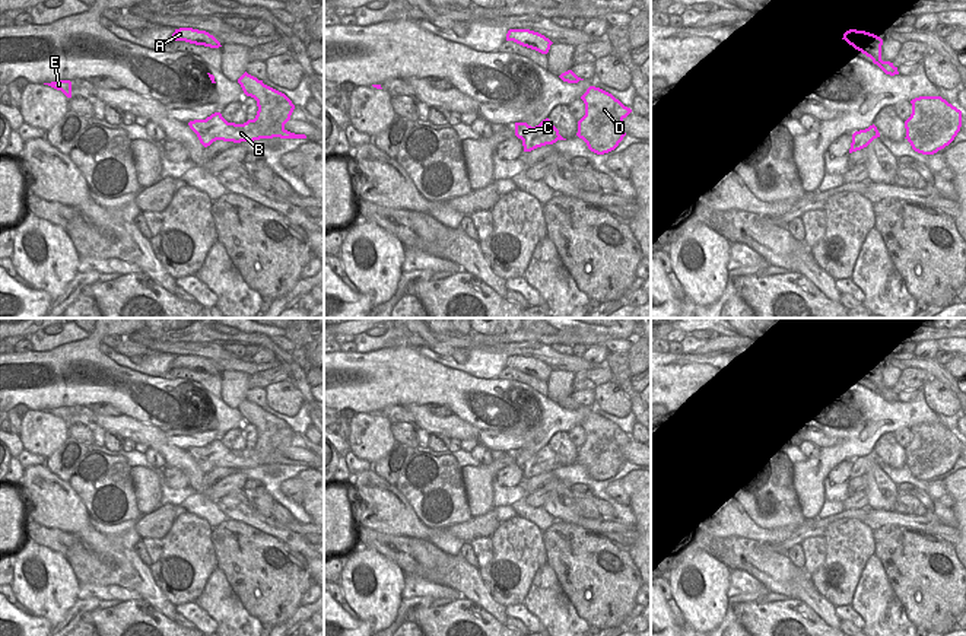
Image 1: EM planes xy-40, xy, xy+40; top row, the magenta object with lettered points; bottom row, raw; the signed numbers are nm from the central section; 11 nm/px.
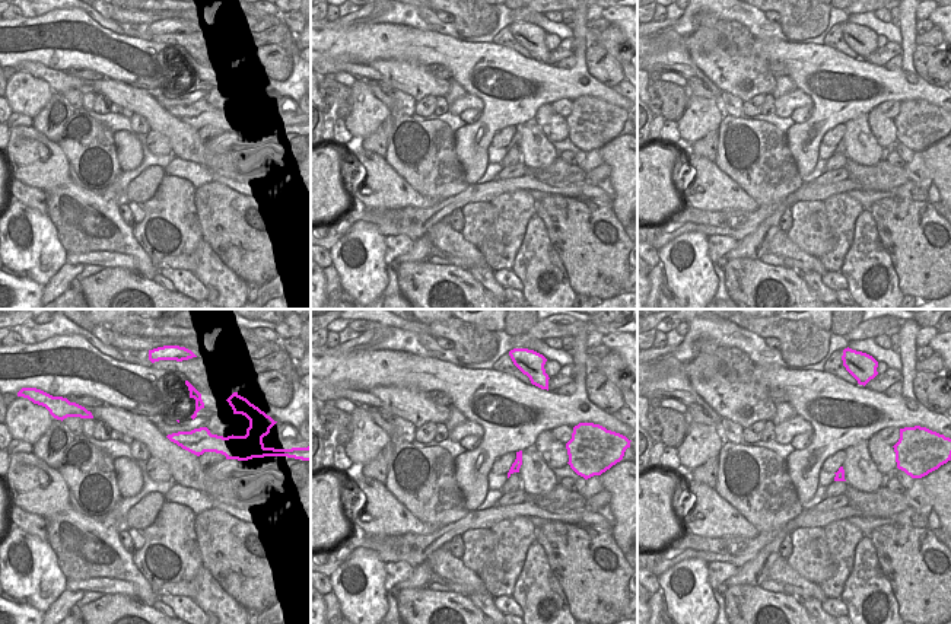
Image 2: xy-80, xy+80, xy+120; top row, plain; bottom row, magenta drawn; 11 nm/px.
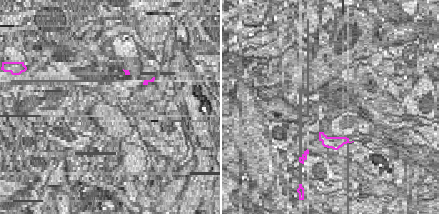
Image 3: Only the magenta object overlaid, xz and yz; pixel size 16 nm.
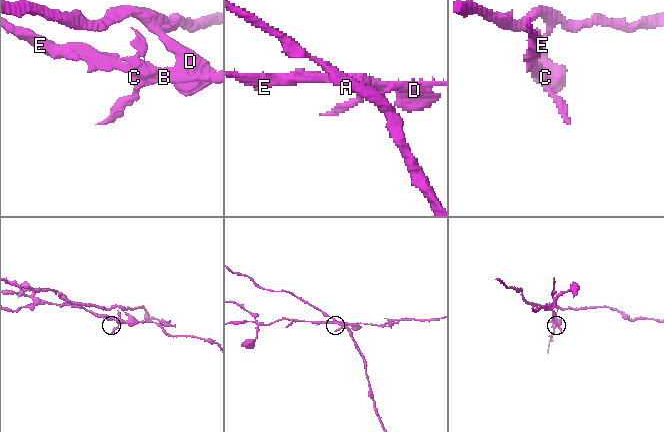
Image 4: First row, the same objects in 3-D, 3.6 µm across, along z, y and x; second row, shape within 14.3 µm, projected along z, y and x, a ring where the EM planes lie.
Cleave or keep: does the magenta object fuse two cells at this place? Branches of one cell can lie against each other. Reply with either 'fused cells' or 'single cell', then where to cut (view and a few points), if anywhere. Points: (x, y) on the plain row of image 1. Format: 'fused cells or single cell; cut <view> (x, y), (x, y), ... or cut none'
fused cells; cut xy+40 (896, 397), (890, 401)

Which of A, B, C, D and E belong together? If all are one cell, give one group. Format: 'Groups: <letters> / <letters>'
Groups: A / B C D E.

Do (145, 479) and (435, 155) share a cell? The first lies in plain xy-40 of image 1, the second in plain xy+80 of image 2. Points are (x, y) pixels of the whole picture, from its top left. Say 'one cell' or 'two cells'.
two cells

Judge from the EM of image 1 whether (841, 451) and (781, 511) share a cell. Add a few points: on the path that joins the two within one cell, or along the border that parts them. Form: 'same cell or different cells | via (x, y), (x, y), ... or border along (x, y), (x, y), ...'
different cells | border along (791, 466), (793, 487), (800, 511), (806, 518)

